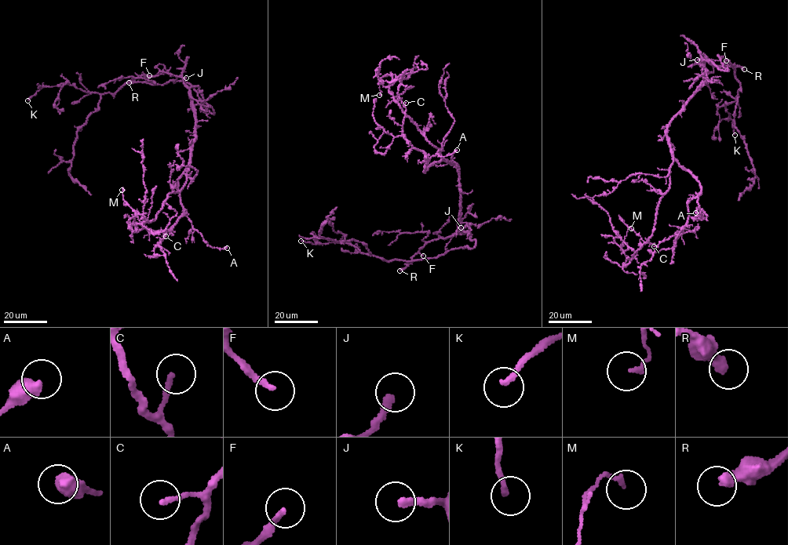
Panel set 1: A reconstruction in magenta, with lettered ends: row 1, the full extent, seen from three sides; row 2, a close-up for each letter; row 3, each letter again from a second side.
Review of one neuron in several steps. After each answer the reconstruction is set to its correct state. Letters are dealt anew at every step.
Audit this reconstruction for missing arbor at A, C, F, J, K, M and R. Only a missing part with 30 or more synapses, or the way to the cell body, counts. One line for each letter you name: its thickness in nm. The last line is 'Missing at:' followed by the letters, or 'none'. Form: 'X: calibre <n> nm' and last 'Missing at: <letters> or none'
J: calibre 220 nm
K: calibre 200 nm
R: calibre 420 nm
Missing at: J, K, R

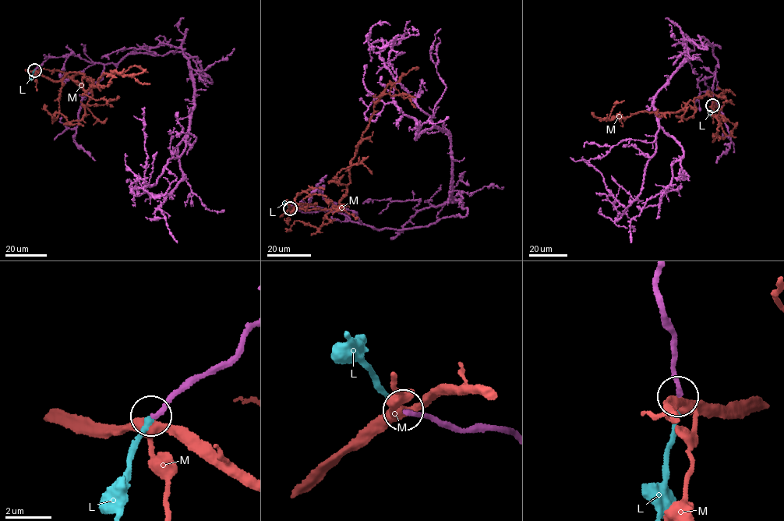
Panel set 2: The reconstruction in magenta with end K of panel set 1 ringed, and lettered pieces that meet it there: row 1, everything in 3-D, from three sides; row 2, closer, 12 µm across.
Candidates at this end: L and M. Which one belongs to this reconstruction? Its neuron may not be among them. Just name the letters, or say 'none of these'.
L

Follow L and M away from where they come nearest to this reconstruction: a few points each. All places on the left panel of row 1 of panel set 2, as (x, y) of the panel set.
L: (34, 70), (31, 80)
M: (34, 70), (55, 81), (79, 72), (94, 86), (104, 72), (118, 73), (132, 65), (148, 72)

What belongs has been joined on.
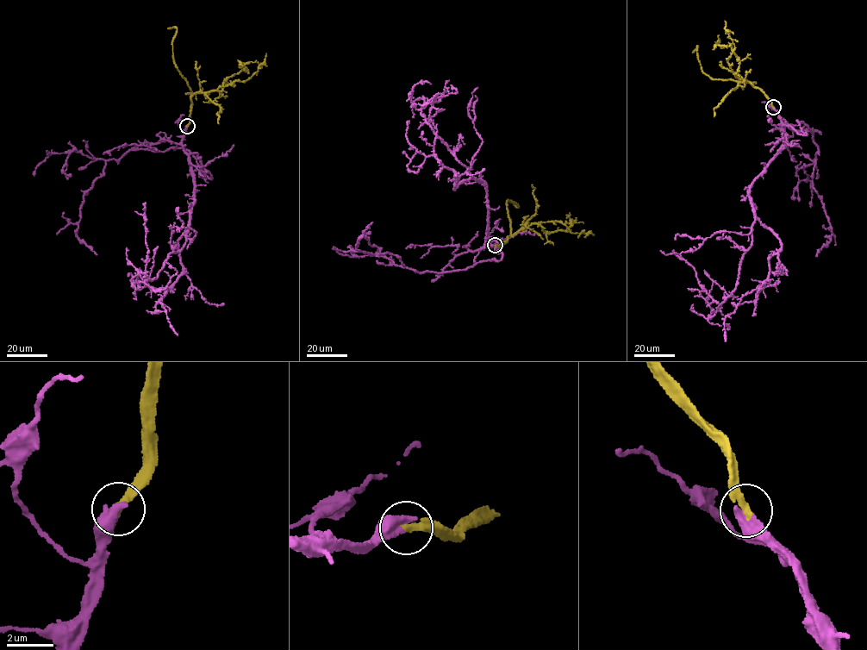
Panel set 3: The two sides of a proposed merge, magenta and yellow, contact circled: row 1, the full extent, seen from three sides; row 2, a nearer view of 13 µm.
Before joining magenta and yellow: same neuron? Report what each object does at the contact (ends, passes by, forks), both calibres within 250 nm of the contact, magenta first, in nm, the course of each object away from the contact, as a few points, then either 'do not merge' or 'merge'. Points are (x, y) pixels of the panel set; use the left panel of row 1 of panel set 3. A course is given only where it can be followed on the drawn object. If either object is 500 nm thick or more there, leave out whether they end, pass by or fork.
550/360 nm | magenta via (187, 126), (182, 147), (190, 165), (195, 199), (186, 243), (168, 254), (158, 277), (144, 281), (146, 202) | yellow via (187, 126), (192, 96), (217, 90), (235, 81), (243, 82), (264, 64), (266, 53) | merge

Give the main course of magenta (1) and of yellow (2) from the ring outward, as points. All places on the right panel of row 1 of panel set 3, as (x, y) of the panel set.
1: (773, 107), (784, 134), (782, 149), (750, 187), (752, 240), (730, 295), (719, 303), (689, 263), (659, 250)
2: (773, 107), (771, 101), (760, 89), (741, 79), (732, 71), (727, 59), (734, 48), (726, 29), (725, 21)

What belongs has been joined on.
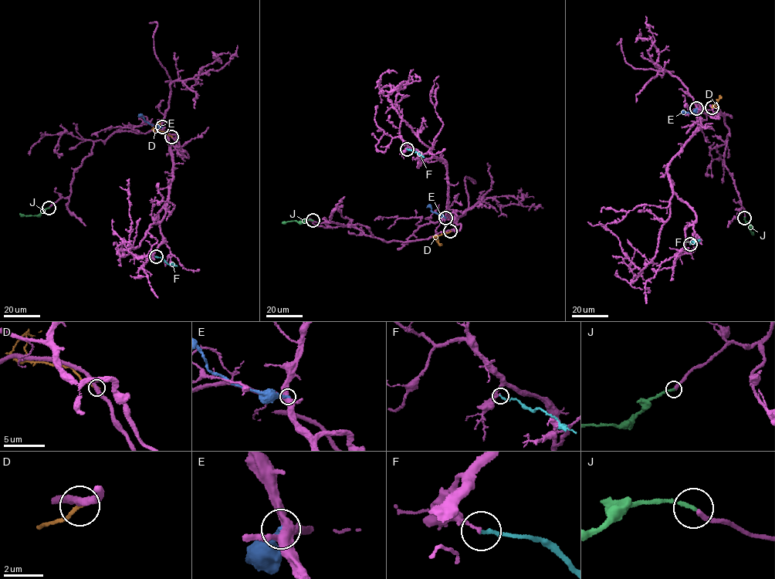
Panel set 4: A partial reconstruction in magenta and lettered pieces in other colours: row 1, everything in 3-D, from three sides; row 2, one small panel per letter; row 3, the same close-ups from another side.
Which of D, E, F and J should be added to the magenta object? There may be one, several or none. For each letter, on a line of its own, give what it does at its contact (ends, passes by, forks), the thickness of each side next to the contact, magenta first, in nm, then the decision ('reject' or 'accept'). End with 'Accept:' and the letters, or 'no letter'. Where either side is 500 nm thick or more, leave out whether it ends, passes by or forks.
D: it ends; calibres 360 and 190 nm; reject
E: it ends; calibres 440 and 240 nm; reject
F: it ends; calibres 80 and 180 nm; reject
J: it ends; calibres 240 and 180 nm; accept
Accept: J

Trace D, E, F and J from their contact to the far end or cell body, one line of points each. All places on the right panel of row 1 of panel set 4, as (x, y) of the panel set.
D: (712, 107), (715, 107), (720, 96), (719, 95)
E: (696, 108), (692, 113), (685, 113)
F: (690, 243), (700, 239)
J: (744, 218), (752, 232)

